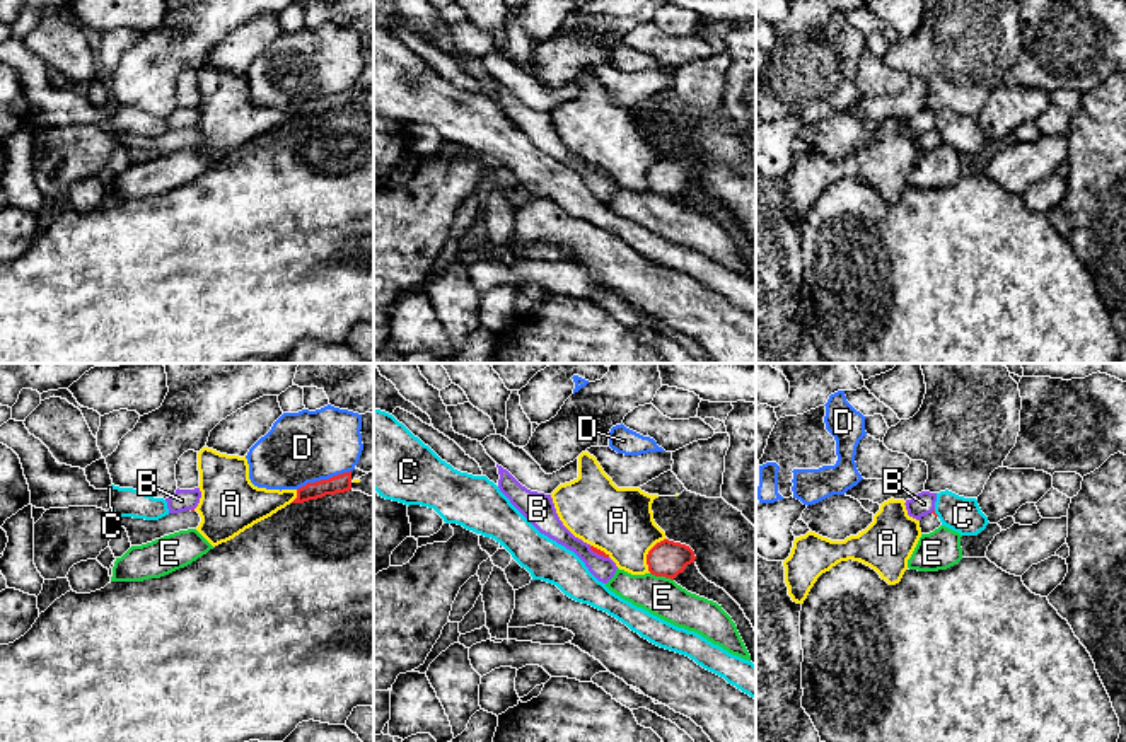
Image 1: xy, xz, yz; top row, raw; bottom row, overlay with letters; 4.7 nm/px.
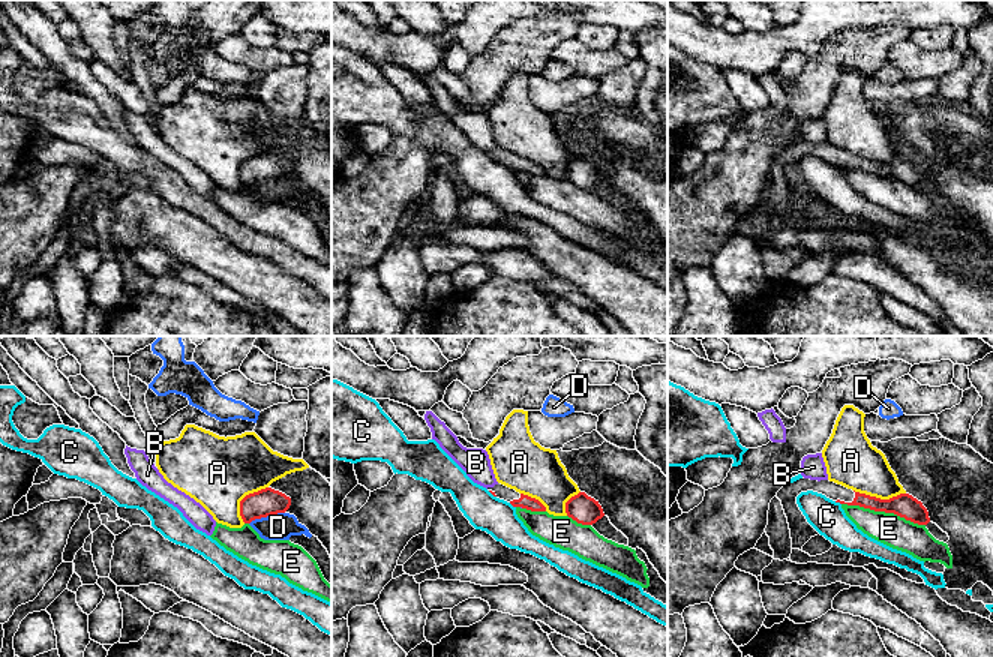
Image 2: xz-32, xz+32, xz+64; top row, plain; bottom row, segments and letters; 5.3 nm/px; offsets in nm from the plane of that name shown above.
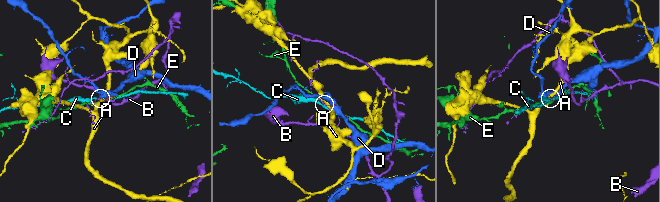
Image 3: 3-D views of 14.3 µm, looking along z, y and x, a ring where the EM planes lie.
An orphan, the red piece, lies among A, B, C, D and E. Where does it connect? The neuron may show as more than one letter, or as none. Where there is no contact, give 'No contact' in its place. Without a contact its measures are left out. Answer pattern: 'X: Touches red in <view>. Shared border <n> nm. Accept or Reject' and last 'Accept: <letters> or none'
A: Touches red in xz. Shared border 190 nm. Reject
B: Touches red in xz. Shared border 110 nm. Reject
C: Touches red in yz. Shared border 40 nm. Reject
D: Touches red in xy. Shared border 280 nm. Reject
E: Touches red in xz. Shared border 120 nm. Reject
Accept: none

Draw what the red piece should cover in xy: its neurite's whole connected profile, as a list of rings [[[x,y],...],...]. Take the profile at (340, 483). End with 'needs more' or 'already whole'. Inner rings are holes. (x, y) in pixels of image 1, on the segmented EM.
[[[353,469],[350,472],[343,472],[338,476],[333,476],[329,479],[321,479],[316,483],[307,483],[305,486],[297,490],[297,498],[292,503],[304,503],[309,500],[317,500],[326,495],[336,495],[345,493],[351,490],[351,481],[365,476],[369,472],[363,472],[360,469]]] | needs more

